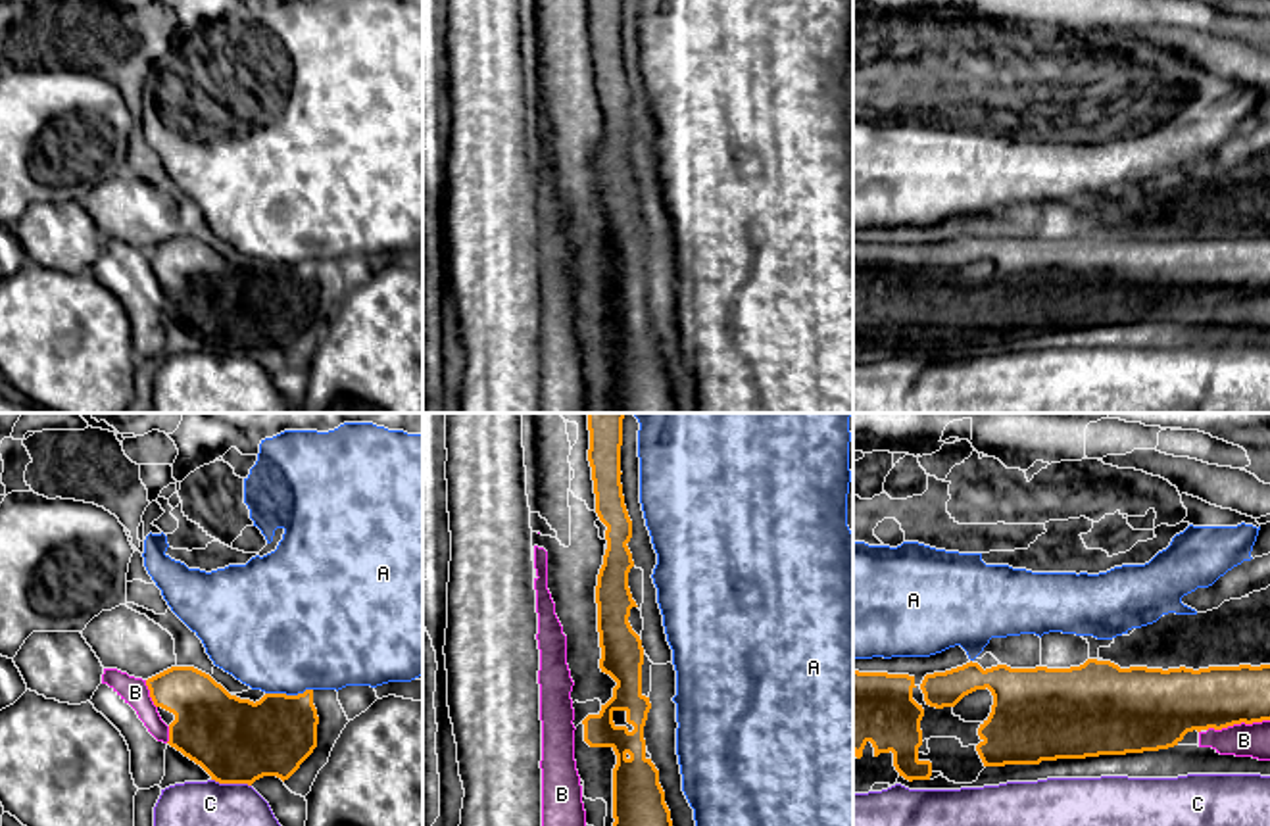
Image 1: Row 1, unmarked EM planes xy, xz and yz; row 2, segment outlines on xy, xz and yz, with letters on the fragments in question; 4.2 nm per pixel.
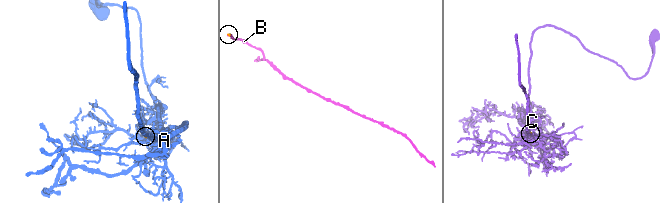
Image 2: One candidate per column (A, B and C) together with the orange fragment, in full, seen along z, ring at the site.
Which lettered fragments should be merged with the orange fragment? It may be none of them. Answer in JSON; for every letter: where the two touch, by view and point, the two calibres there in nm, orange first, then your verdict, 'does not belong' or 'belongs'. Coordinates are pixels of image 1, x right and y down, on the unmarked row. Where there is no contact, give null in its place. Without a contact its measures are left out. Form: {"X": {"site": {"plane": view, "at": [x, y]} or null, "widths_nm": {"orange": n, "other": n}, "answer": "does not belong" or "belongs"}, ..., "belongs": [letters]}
{"A": {"site": {"plane": "xy", "at": [289, 266]}, "widths_nm": {"orange": 320, "other": 480}, "answer": "does not belong"}, "B": {"site": {"plane": "yz", "at": [1238, 292]}, "widths_nm": {"orange": 260, "other": 140}, "answer": "does not belong"}, "C": {"site": {"plane": "xy", "at": [231, 352]}, "widths_nm": {"orange": 360, "other": 480}, "answer": "does not belong"}, "belongs": []}

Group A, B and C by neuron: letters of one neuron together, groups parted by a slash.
A / B / C

